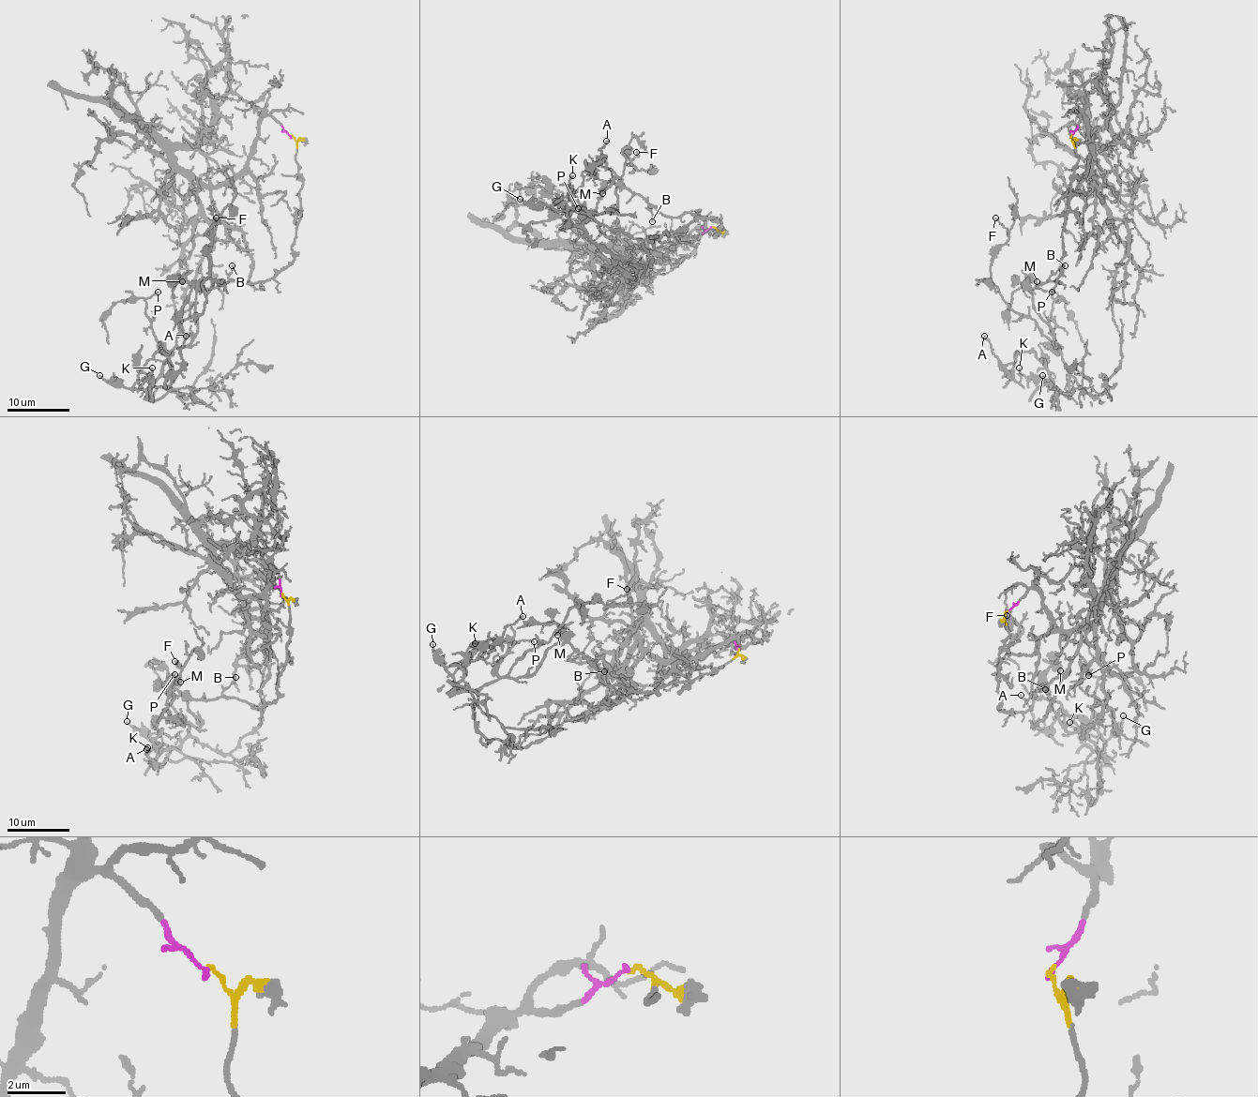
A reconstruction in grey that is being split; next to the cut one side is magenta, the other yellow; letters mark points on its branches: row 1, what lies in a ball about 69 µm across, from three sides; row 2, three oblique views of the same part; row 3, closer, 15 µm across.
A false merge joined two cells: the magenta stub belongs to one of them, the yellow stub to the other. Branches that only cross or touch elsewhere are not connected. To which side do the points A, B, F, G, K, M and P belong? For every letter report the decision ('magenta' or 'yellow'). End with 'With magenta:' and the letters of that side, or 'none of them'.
A: yellow
B: yellow
F: yellow
G: yellow
K: yellow
M: yellow
P: yellow
With magenta: none of them

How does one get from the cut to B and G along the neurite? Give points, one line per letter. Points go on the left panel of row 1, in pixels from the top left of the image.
B: (291, 135), (302, 188), (300, 219), (291, 247), (295, 259), (257, 283), (229, 278), (232, 264)
G: (291, 135), (302, 188), (295, 259), (257, 283), (202, 288), (196, 337), (171, 352), (151, 391), (99, 375)

